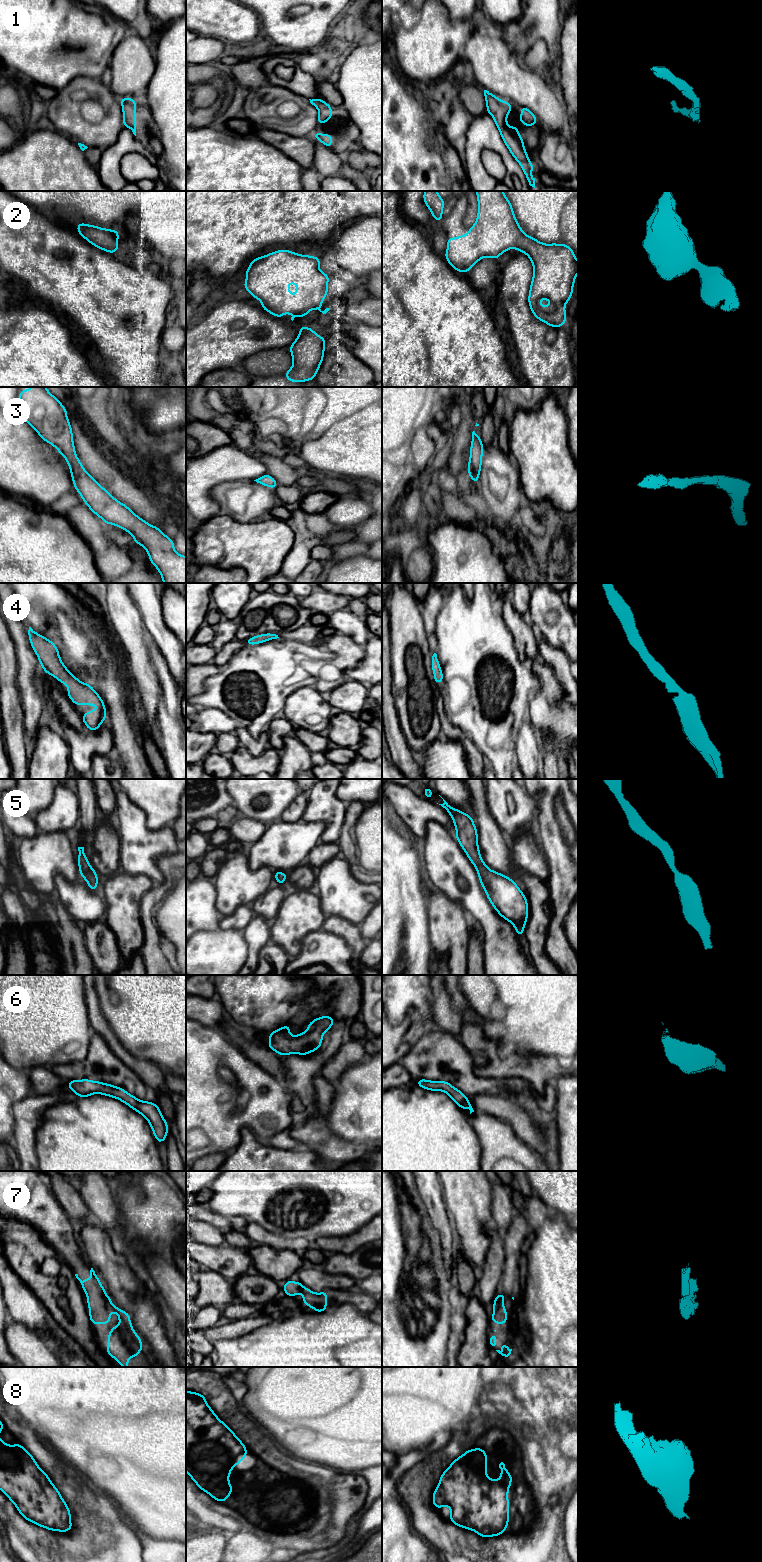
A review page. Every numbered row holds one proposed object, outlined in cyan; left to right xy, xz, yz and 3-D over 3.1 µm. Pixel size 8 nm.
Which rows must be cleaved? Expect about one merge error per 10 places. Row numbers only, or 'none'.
none

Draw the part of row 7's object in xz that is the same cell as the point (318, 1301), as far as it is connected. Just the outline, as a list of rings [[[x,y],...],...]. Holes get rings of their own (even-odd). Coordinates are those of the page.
[[[291,1280],[286,1281],[282,1290],[290,1297],[294,1297],[295,1295],[302,1293],[302,1303],[305,1303],[308,1307],[313,1308],[316,1312],[324,1312],[327,1308],[328,1291],[314,1293],[310,1289],[304,1287],[300,1281],[293,1282]]]

